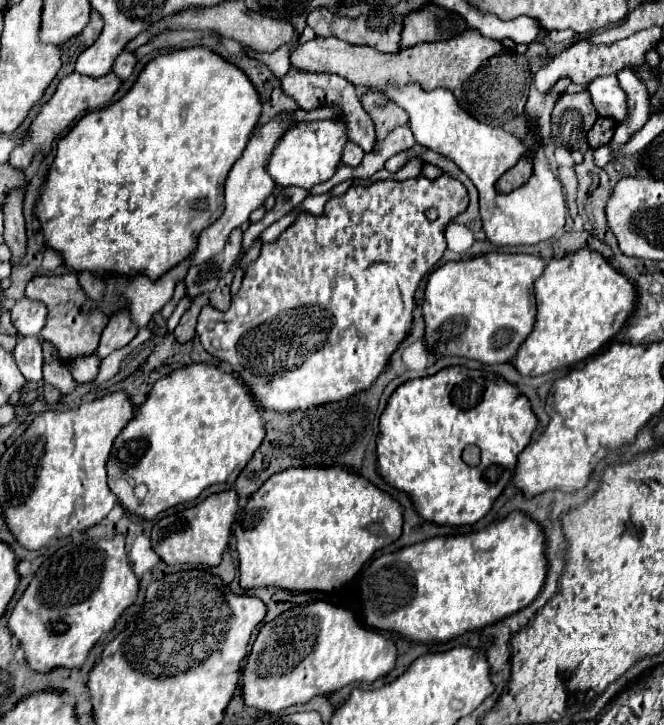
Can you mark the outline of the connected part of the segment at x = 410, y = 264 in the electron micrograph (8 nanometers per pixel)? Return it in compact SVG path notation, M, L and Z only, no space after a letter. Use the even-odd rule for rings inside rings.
M420 175L416 179L406 179L406 181L386 179L386 181L374 181L370 187L350 187L344 195L332 197L326 203L322 215L300 213L298 219L288 229L284 229L284 233L276 241L262 245L258 259L244 273L242 285L240 285L238 293L232 297L232 305L226 313L222 313L218 309L202 307L198 325L196 325L196 333L200 337L202 347L208 353L216 355L220 361L228 361L232 365L232 371L236 371L244 379L244 383L250 387L252 395L258 399L258 403L264 409L272 409L272 411L280 411L280 413L308 409L314 405L348 399L350 395L356 395L358 391L368 389L378 379L378 375L384 371L384 367L388 365L388 361L390 361L392 353L398 349L398 345L410 333L412 311L414 311L414 293L416 293L422 277L426 273L430 273L434 269L434 265L438 265L440 257L446 251L446 237L444 237L446 227L460 213L464 213L466 207L468 207L468 191L458 179L442 175L434 181L430 181Z

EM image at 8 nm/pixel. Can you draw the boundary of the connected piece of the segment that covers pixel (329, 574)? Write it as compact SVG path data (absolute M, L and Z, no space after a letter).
M334 465L334 467L290 467L284 469L280 473L274 473L250 499L248 505L240 511L236 525L234 525L234 539L236 539L236 549L240 555L240 585L244 589L252 589L252 587L280 587L280 589L288 589L288 591L338 591L340 587L344 587L346 583L350 583L358 571L364 567L364 563L380 549L392 545L400 535L402 535L402 525L404 525L404 509L402 505L388 495L386 491L378 489L374 483L370 483L366 477Z

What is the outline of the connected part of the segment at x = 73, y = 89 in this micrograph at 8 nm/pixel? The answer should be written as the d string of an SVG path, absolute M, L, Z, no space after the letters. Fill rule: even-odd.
M72 73L72 75L64 77L58 83L56 91L52 93L50 101L46 101L40 107L38 115L32 119L32 123L26 131L28 133L26 139L12 149L12 153L8 157L8 165L18 169L18 171L26 171L36 161L36 157L48 157L50 155L50 145L56 139L56 133L60 135L66 127L70 127L74 121L78 121L86 111L96 111L96 109L102 109L104 105L108 105L110 99L114 97L114 93L118 91L118 87L120 87L120 81L112 73L108 73L104 77L98 77L98 79L84 77L84 75L78 75L78 73Z

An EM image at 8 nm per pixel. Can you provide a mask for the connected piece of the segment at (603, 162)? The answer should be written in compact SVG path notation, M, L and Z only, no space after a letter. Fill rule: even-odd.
M602 145L594 151L594 159L596 159L596 165L606 167L608 163L612 163L616 159L616 151L610 145Z

